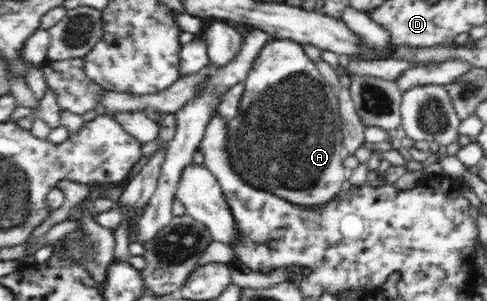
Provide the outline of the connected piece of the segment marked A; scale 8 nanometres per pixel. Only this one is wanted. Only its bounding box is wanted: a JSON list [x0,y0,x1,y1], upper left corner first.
[225,39,351,208]

